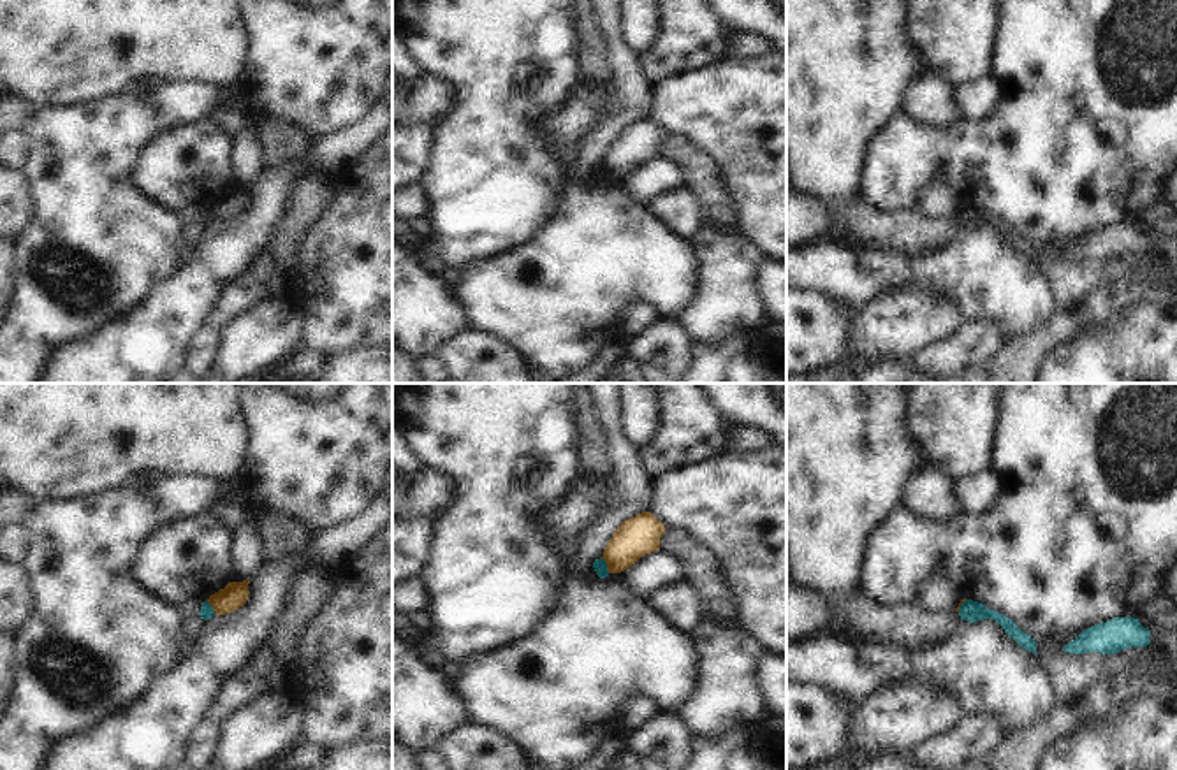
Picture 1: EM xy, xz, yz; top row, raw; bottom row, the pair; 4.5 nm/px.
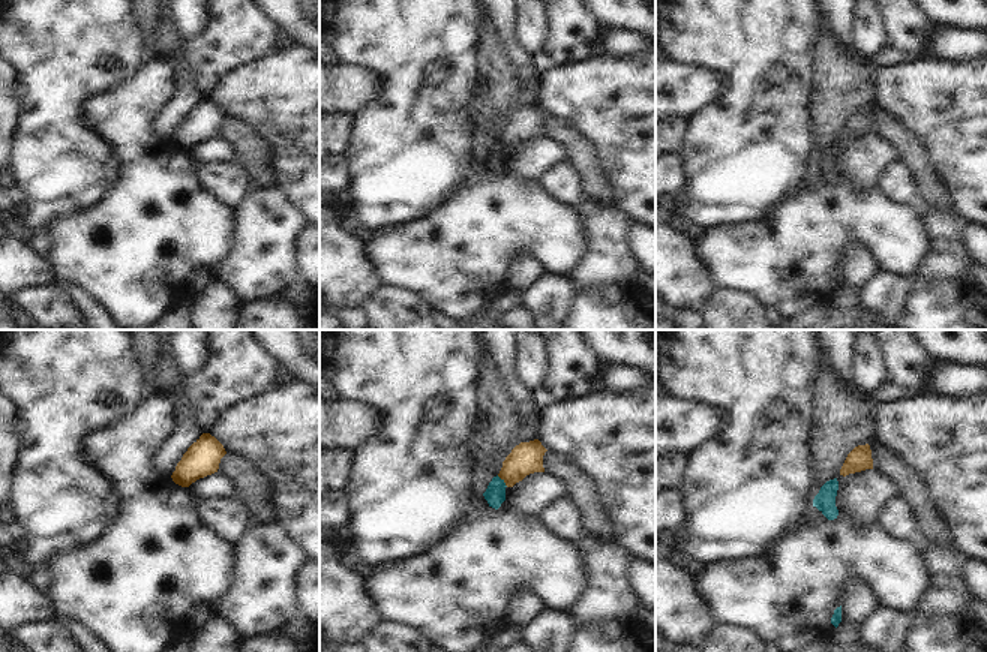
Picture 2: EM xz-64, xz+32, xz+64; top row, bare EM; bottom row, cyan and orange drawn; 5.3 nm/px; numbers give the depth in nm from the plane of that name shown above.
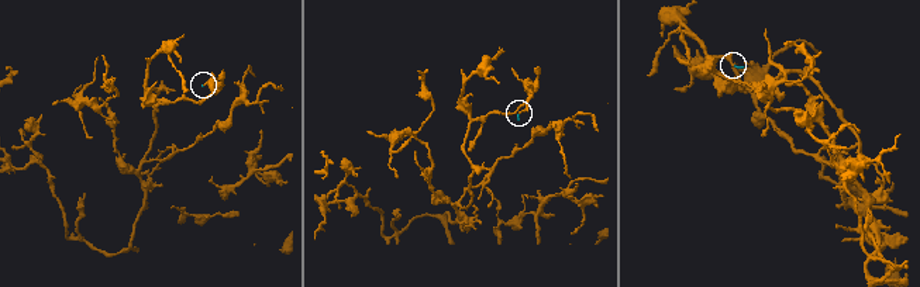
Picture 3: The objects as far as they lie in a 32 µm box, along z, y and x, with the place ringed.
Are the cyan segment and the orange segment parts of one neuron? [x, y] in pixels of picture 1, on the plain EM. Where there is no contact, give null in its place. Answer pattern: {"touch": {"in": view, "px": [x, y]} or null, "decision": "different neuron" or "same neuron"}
{"touch": {"in": "xz", "px": [606, 171]}, "decision": "different neuron"}

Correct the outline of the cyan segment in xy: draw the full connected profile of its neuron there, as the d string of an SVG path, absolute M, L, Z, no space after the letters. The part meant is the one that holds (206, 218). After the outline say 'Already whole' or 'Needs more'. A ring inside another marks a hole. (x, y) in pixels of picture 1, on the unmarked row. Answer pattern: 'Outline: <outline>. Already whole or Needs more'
Outline: M209 202L202 206L188 206L178 213L178 218L183 227L201 222L204 227L209 227L215 222L213 213L208 209Z. Needs more.

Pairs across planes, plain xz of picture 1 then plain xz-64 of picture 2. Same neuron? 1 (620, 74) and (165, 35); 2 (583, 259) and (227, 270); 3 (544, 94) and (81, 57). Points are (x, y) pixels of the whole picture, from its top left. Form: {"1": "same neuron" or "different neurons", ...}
{"1": "different neurons", "2": "different neurons", "3": "same neuron"}

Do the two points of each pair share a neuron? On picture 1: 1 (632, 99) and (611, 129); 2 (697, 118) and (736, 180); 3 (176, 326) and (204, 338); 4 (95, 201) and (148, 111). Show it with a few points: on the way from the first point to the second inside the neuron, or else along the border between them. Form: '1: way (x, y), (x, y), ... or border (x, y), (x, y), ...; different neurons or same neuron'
1: way (632, 106), (616, 122); same neuron
2: way (713, 134), (736, 157), (736, 164); same neuron
3: border (206, 324), (190, 340), (183, 364); different neurons
4: way (95, 178), (95, 164), (125, 134); same neuron

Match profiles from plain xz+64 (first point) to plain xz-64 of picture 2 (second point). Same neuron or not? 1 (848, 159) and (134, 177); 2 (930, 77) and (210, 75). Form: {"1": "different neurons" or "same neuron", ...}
{"1": "different neurons", "2": "different neurons"}

